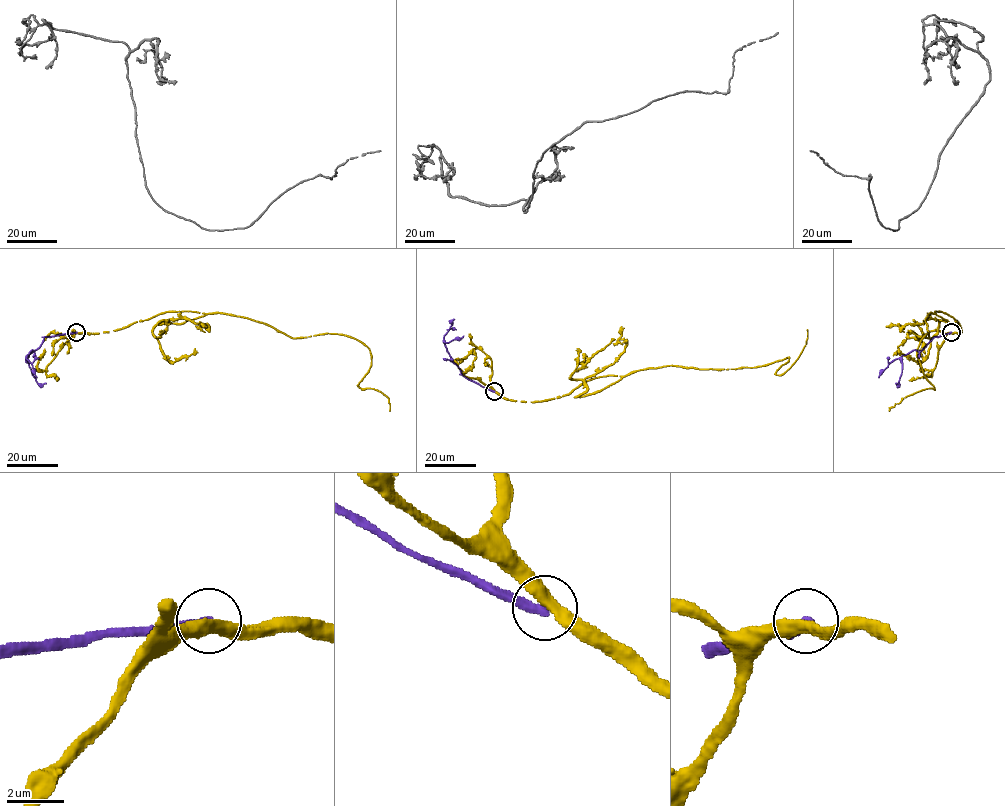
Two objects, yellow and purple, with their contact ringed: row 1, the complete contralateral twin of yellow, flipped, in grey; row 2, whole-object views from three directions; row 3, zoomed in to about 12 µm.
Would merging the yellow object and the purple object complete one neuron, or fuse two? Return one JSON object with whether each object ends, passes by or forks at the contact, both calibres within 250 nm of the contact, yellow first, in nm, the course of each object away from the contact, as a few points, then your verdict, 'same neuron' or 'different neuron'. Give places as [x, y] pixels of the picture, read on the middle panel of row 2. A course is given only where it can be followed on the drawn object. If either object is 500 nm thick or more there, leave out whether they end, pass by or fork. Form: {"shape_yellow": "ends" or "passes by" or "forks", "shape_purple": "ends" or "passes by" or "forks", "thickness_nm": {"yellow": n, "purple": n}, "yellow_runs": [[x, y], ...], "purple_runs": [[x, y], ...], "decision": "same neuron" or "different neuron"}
{"shape_yellow": "passes by", "shape_purple": "ends", "thickness_nm": {"yellow": 400, "purple": 320}, "yellow_runs": [[494, 391], [539, 402], [607, 376], [788, 357], [783, 374], [807, 329]], "purple_runs": [[494, 391], [469, 380], [453, 362], [444, 342], [463, 336]], "decision": "different neuron"}

